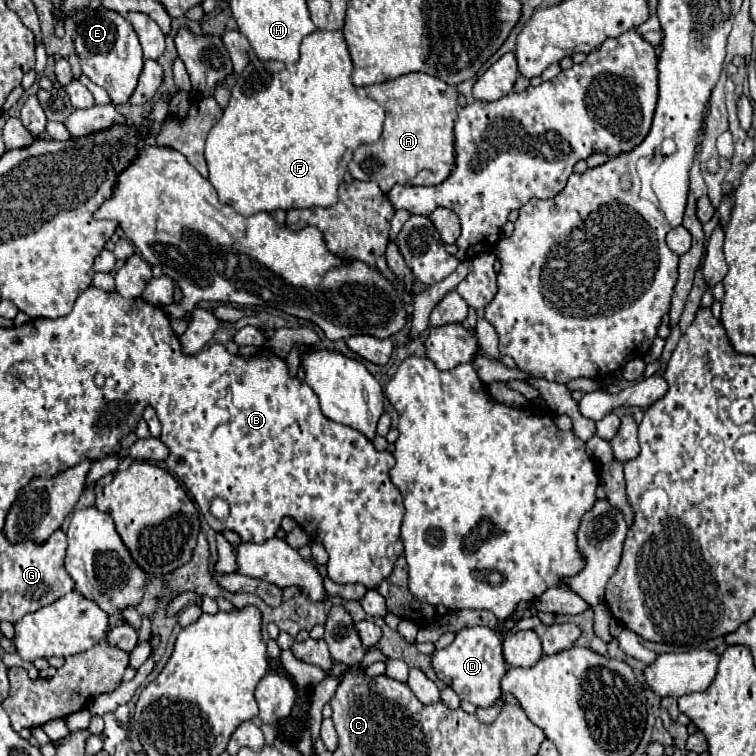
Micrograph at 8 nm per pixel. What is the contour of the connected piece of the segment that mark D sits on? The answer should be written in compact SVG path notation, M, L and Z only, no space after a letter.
M489 626L465 628L447 648L433 654L433 668L437 676L445 680L445 684L453 688L461 700L469 700L481 708L495 706L503 696L499 682L507 674L507 662L503 652L495 650L495 636L499 634Z

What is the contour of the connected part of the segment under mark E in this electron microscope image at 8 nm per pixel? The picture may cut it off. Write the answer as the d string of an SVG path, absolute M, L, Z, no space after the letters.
M97 8L87 12L83 18L79 18L77 34L73 40L83 74L91 82L105 88L113 104L125 104L131 98L139 74L143 70L143 52L141 52L141 44L137 42L137 34L133 26L129 26L129 22L121 14L113 10Z

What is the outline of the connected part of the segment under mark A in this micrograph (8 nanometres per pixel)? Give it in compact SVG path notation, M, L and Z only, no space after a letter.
M411 72L365 88L367 96L385 108L385 128L375 144L359 146L349 162L355 180L373 180L387 194L393 184L441 184L455 166L453 124L457 120L457 90L443 80Z

